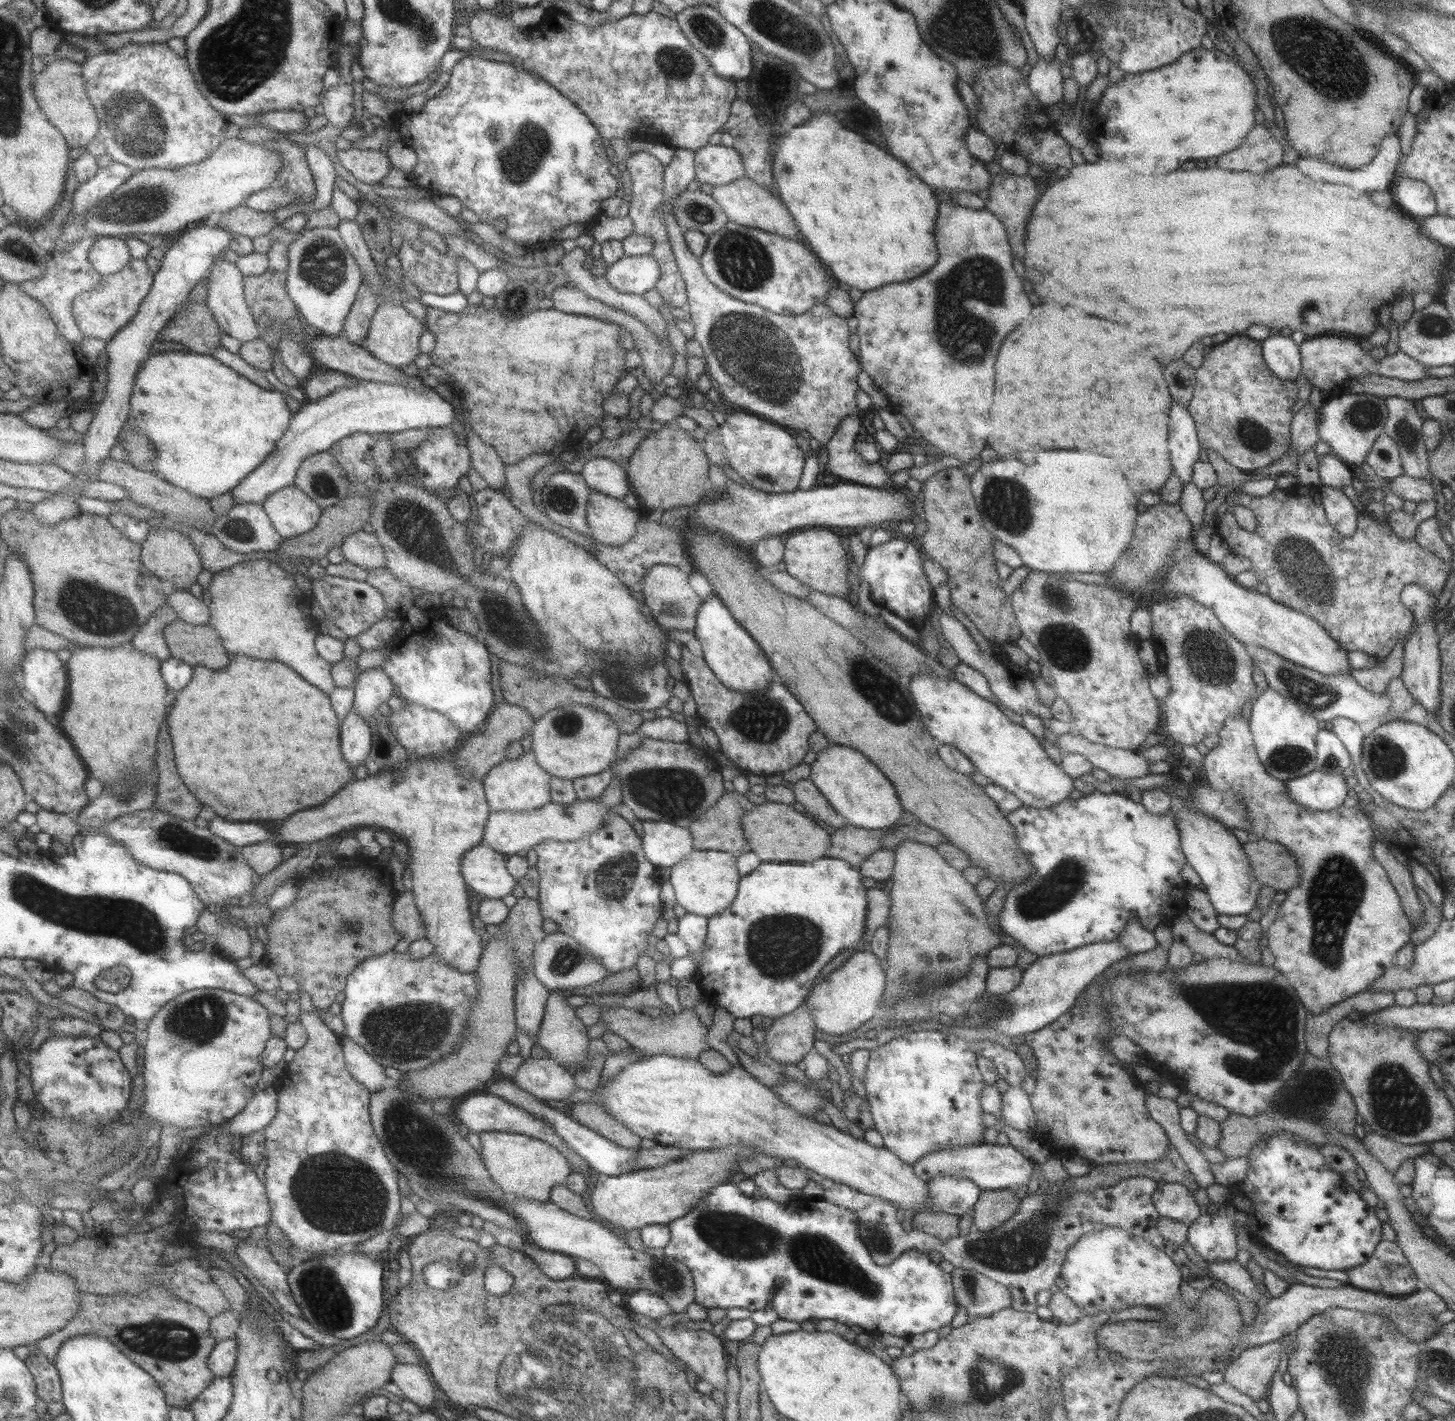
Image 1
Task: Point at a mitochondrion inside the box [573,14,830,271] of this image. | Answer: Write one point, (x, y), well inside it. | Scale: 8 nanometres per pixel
(676, 65)

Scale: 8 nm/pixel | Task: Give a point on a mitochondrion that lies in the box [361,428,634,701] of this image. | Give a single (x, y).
(417, 527)

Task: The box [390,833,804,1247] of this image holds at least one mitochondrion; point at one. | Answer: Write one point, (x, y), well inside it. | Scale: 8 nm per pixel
(614, 877)

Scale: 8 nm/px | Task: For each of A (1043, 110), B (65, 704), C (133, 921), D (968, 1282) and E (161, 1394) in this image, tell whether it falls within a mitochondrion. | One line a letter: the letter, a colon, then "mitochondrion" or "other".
A: other
B: other
C: mitochondrion
D: mitochondrion
E: other

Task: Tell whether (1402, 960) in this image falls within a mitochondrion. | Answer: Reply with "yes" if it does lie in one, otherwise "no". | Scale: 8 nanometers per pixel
no

